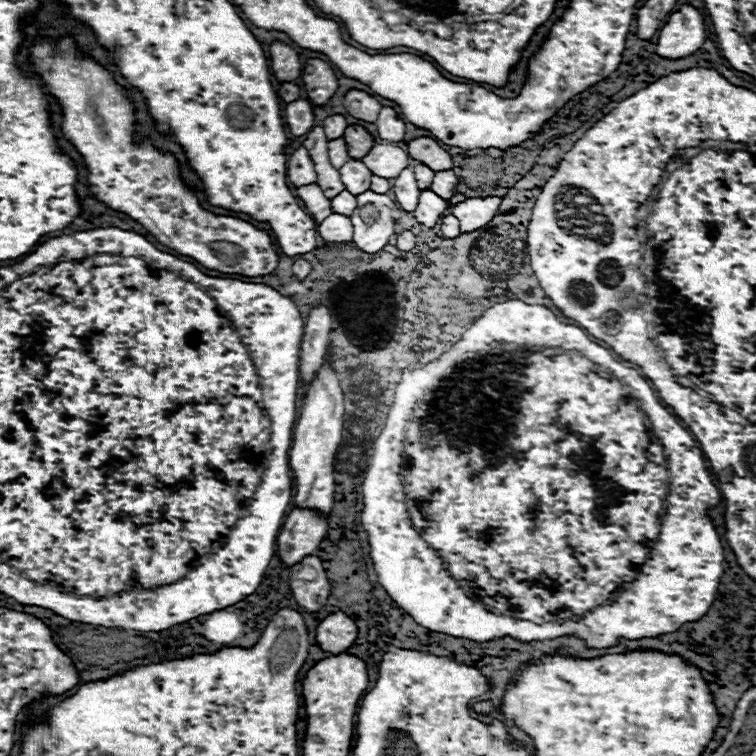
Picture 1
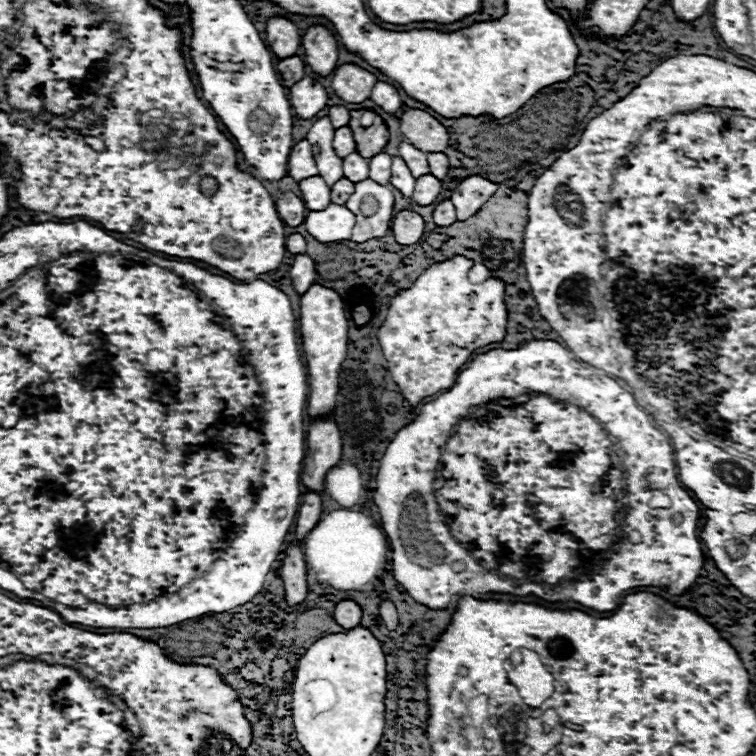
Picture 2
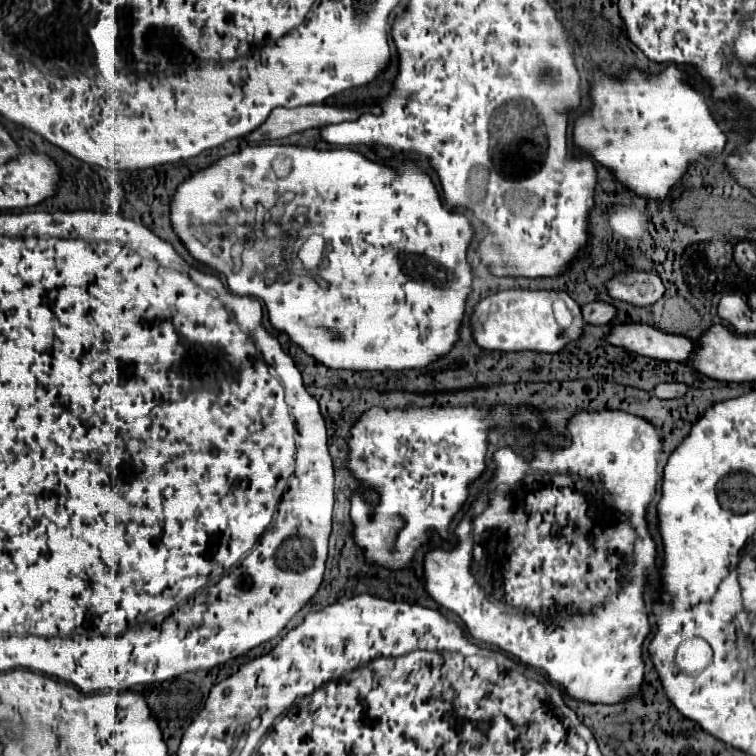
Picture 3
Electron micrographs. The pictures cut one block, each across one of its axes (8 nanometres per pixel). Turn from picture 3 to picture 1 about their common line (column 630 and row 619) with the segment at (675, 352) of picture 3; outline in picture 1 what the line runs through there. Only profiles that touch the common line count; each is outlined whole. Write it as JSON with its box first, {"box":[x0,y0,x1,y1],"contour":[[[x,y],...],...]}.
{"box":[316,612,358,654],"contour":[[[344,612],[328,614],[318,624],[318,630],[316,630],[318,646],[330,654],[346,652],[354,644],[356,636],[358,636],[358,628],[356,628],[354,620]]]}

